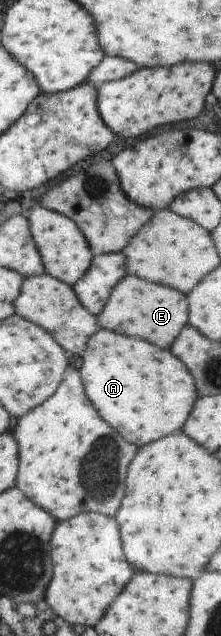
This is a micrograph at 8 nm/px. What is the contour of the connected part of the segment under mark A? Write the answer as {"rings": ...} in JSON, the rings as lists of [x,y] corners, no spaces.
{"rings":[[[101,328],[90,337],[81,358],[82,367],[78,371],[82,377],[86,396],[98,414],[128,444],[141,447],[183,430],[184,423],[188,420],[198,396],[190,371],[181,360],[178,360],[177,356],[170,352],[170,349],[158,348],[155,344],[150,344],[145,340],[116,334],[111,330]]]}

